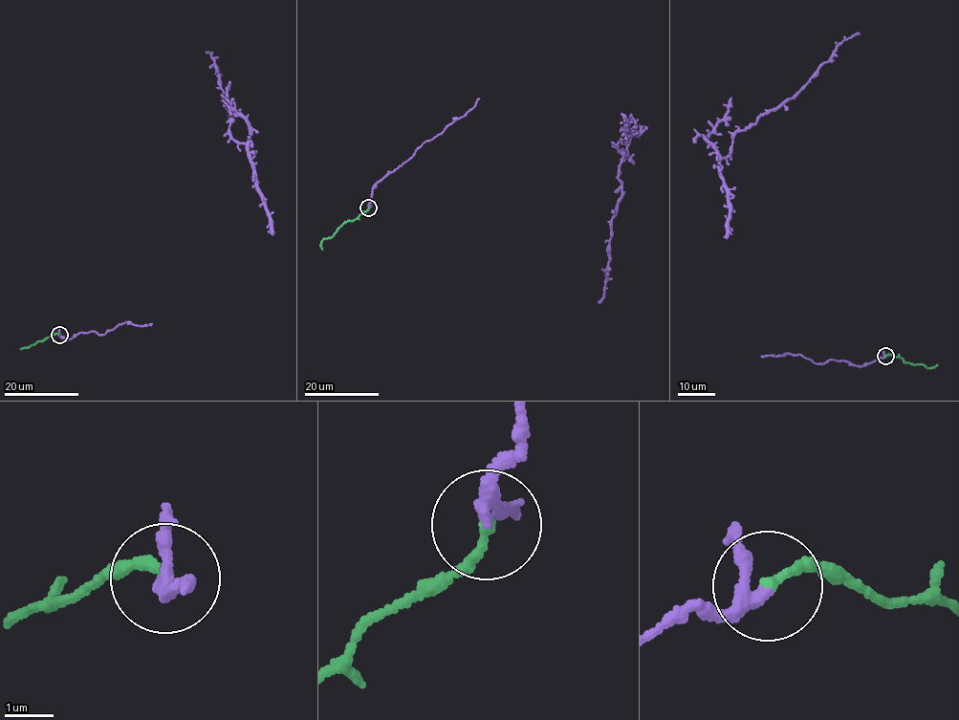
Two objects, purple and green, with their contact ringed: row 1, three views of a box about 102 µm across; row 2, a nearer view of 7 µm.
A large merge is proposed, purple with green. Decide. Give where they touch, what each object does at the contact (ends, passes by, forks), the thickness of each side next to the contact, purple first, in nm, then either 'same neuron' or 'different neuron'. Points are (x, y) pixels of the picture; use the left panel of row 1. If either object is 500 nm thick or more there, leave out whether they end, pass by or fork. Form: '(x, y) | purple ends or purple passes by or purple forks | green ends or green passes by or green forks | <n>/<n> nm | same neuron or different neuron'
(59, 335) | purple passes by | green ends | 240/220 nm | same neuron

